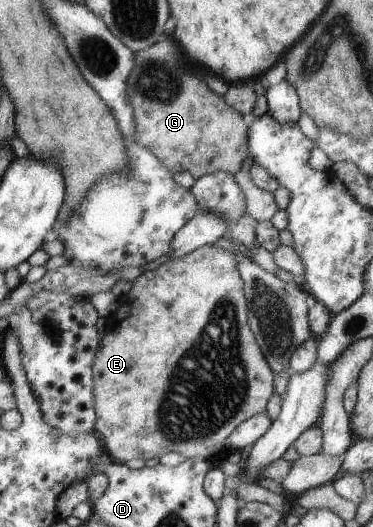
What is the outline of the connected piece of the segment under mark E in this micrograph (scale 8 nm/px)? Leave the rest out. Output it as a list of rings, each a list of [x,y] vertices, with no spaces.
[[[203,245],[190,251],[187,255],[177,259],[160,261],[143,269],[135,279],[127,292],[125,305],[119,309],[125,309],[125,319],[117,321],[117,325],[106,326],[100,337],[97,353],[91,364],[93,409],[97,421],[93,423],[95,432],[101,440],[103,450],[114,460],[126,464],[131,459],[145,461],[151,457],[159,457],[169,452],[178,453],[183,457],[208,461],[222,448],[226,437],[243,421],[256,413],[265,412],[271,393],[274,391],[273,373],[267,361],[263,357],[253,332],[246,321],[246,301],[243,293],[243,283],[237,269],[235,255],[227,253],[225,249],[217,249],[212,245]]]

